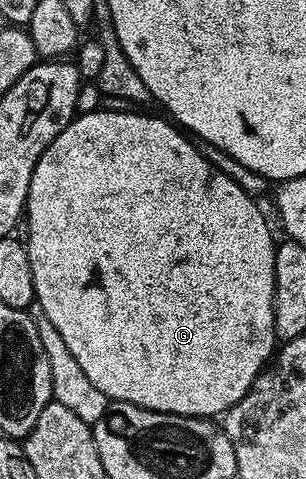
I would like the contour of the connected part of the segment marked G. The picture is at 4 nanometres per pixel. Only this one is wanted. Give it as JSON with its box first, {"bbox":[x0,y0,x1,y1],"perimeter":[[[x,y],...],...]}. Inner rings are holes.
{"bbox":[26,109,278,418],"perimeter":[[[100,109],[97,113],[83,113],[73,117],[72,122],[48,144],[46,151],[42,151],[42,155],[34,167],[34,175],[30,179],[26,206],[26,225],[28,221],[26,248],[30,259],[30,271],[34,279],[35,304],[40,305],[42,311],[46,311],[46,319],[50,319],[50,323],[54,323],[58,335],[62,335],[62,343],[66,343],[66,347],[70,347],[70,355],[74,355],[74,359],[78,359],[78,367],[82,367],[82,371],[86,371],[90,383],[94,383],[94,387],[98,387],[98,391],[102,391],[111,400],[134,403],[143,409],[159,413],[173,413],[179,417],[219,418],[227,413],[230,407],[234,407],[234,403],[238,403],[238,399],[242,399],[242,395],[246,395],[246,391],[252,389],[254,379],[272,360],[278,348],[278,338],[274,331],[274,255],[277,242],[272,241],[272,229],[268,226],[263,211],[256,206],[259,205],[257,198],[238,183],[234,183],[234,179],[230,179],[230,175],[218,171],[218,167],[211,165],[205,159],[201,146],[191,136],[181,132],[171,120],[165,119],[163,116],[160,116],[161,118],[151,117],[148,113],[119,113],[116,109]]]}

